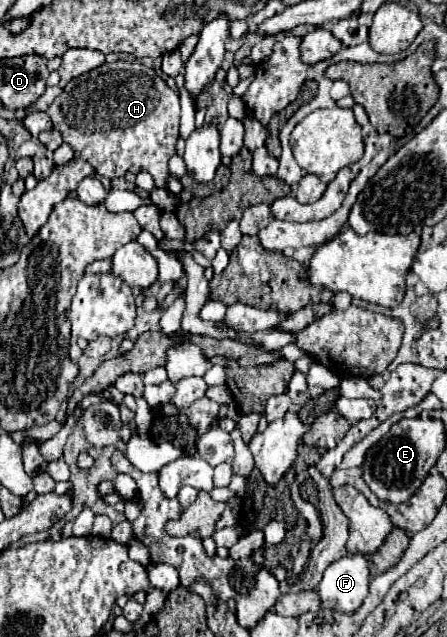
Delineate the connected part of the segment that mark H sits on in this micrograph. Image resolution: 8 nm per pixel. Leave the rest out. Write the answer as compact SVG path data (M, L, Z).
M116 61L104 63L76 79L72 79L62 93L48 107L48 115L52 117L54 129L58 129L68 143L84 161L88 161L98 175L114 179L124 177L128 171L140 173L146 171L152 175L154 185L166 189L168 177L168 159L176 153L178 141L178 123L180 123L180 101L178 93L168 87L168 83L150 71L150 67L140 63Z

